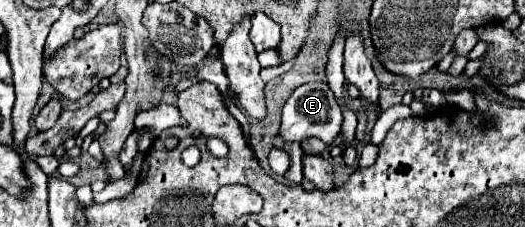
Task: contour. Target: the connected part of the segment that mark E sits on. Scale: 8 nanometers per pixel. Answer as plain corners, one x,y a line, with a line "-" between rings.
306,82
298,86
288,102
282,108
282,122
280,122
280,132
278,136
286,142
300,142
304,138
316,136
326,144
332,144
336,136
340,134
340,124
342,124
342,112
338,108
338,102
328,88
326,82

